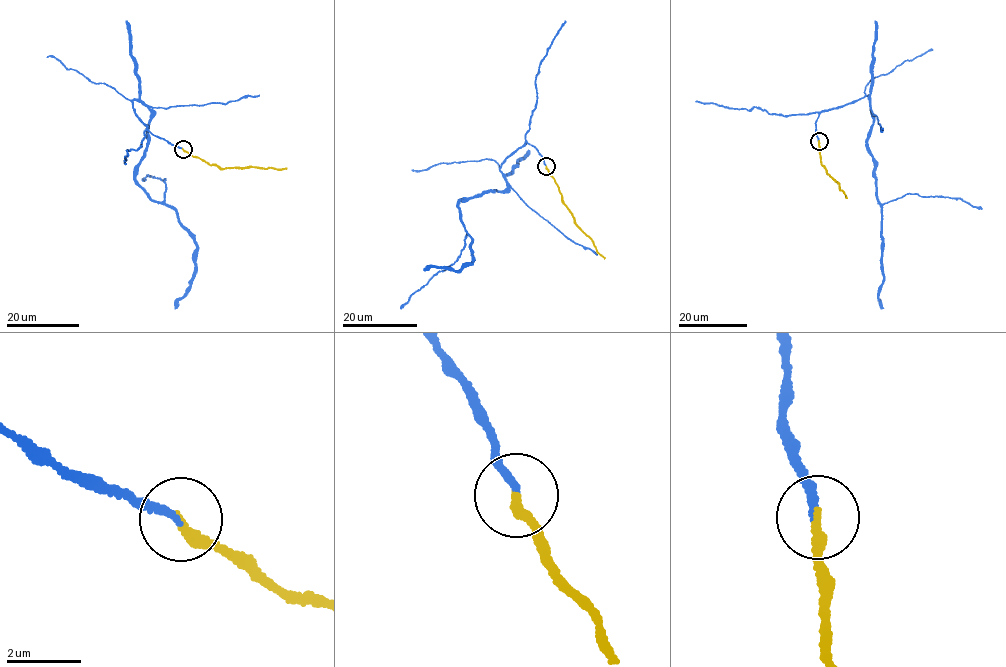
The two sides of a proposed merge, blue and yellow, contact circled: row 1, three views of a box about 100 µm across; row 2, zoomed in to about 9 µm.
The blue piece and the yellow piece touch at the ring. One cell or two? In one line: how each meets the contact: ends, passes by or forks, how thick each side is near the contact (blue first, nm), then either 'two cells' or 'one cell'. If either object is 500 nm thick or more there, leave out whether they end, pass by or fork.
blue ends; yellow ends; calibres 200 and 280 nm; one cell

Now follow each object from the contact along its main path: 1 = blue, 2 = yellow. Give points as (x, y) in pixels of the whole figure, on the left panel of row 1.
1: (183, 149), (147, 129), (134, 100), (151, 111), (135, 184), (175, 210), (196, 247), (194, 276), (174, 309)
2: (183, 149), (221, 168), (287, 168)

